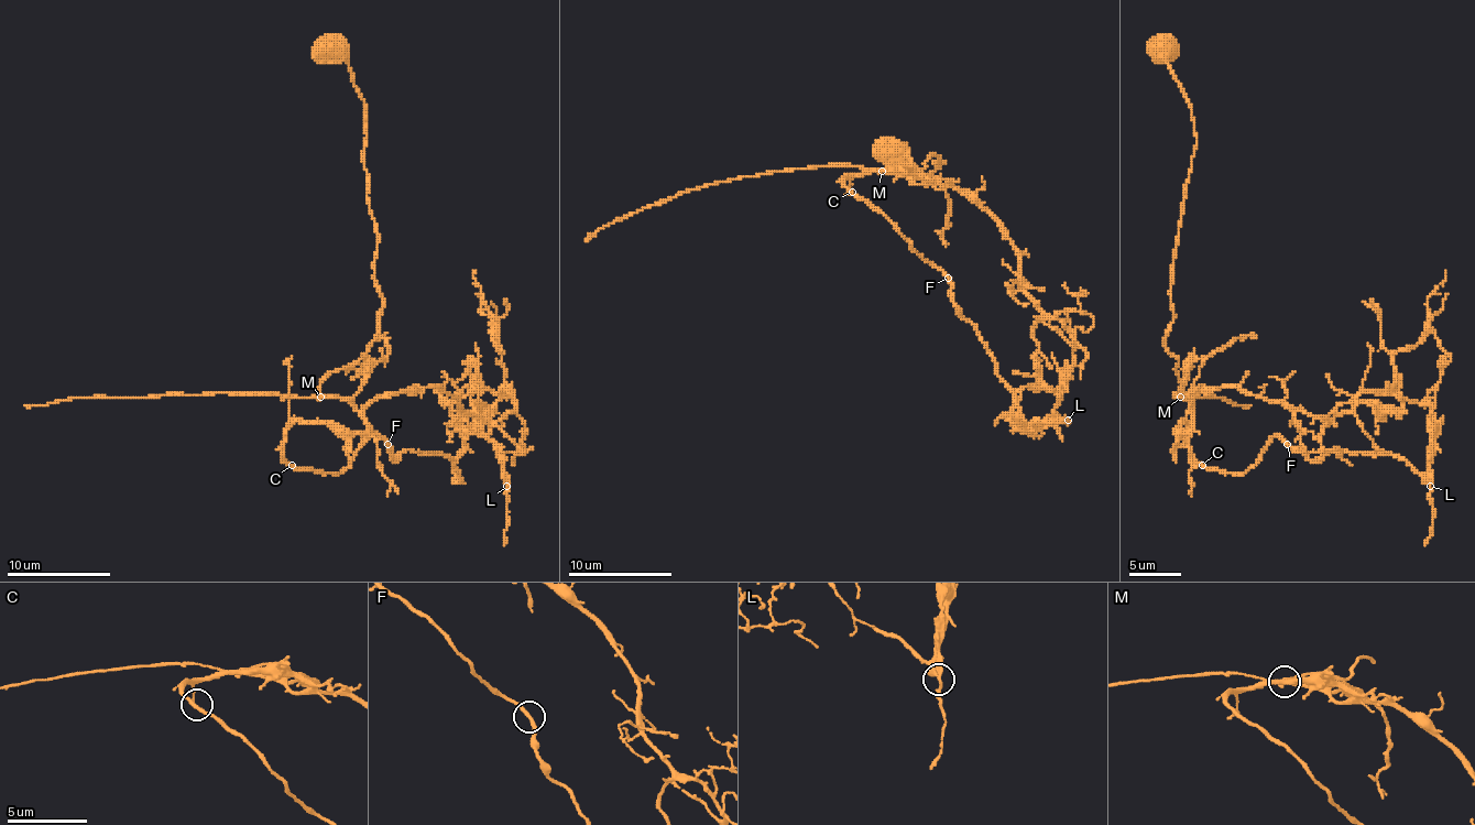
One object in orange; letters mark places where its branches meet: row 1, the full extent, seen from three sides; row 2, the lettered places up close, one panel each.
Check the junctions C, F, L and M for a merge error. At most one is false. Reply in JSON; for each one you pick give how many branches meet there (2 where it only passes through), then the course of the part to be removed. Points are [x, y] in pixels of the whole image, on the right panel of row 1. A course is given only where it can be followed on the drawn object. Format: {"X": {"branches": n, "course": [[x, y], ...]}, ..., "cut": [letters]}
{"cut": []}

